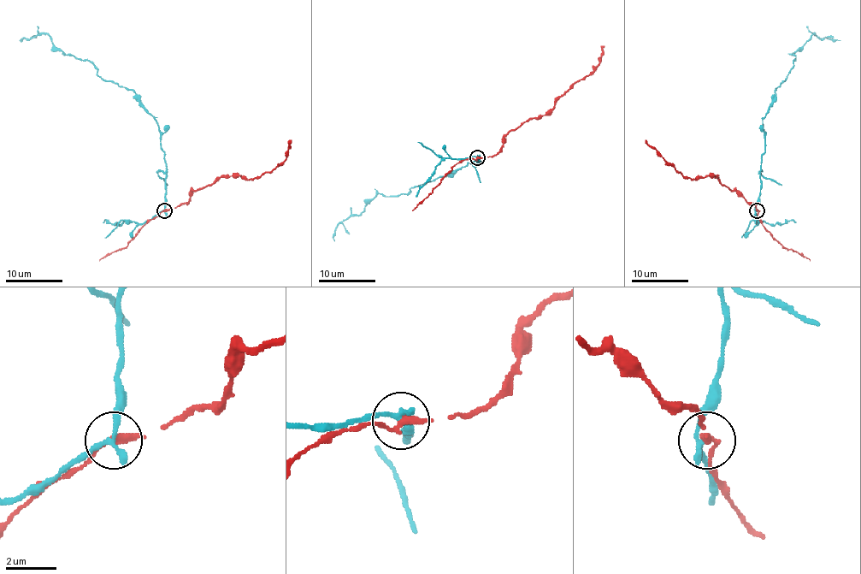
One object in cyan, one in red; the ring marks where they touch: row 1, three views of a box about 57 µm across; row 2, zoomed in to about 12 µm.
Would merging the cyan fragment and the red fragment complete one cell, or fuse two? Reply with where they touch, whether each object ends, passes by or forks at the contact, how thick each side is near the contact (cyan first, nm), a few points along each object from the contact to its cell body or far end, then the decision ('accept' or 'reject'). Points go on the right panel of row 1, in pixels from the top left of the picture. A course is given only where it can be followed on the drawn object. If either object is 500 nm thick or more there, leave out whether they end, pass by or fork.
at (757, 210); cyan passes by; red ends there; 170 nm thick on the cyan side, 360 nm on the other; cyan runs (757, 210), (765, 147), (762, 123), (772, 97), (793, 65), (796, 58), (793, 54), (813, 34), (840, 39); red runs (757, 210), (755, 205), (722, 186), (716, 177), (686, 178), (645, 140); reject

